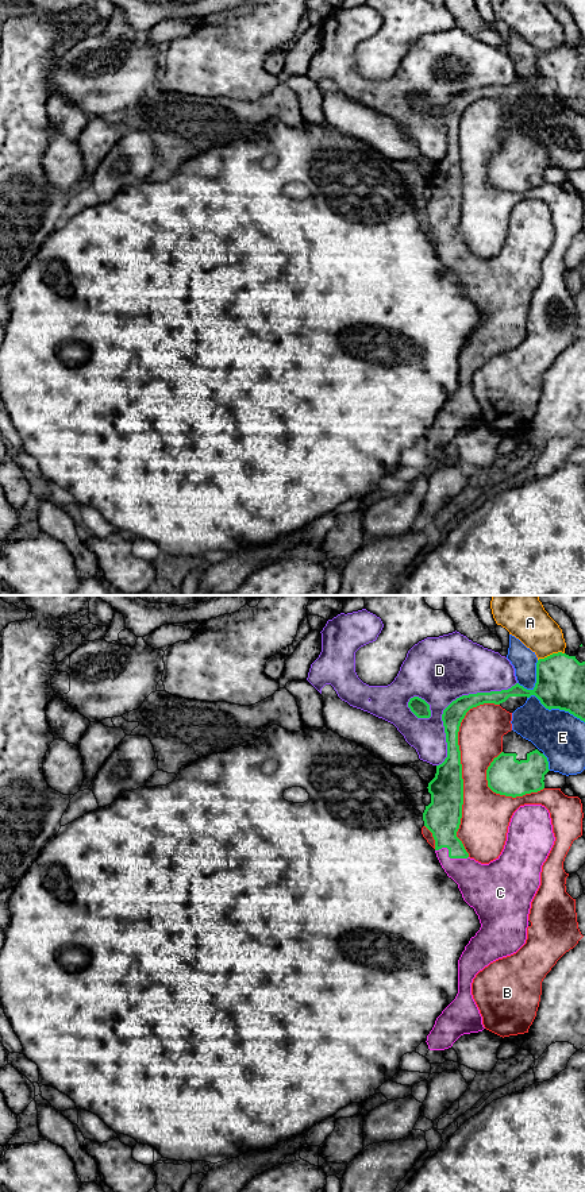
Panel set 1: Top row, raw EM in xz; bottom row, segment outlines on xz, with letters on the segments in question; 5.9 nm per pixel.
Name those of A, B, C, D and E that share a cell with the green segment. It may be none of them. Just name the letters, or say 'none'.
C

